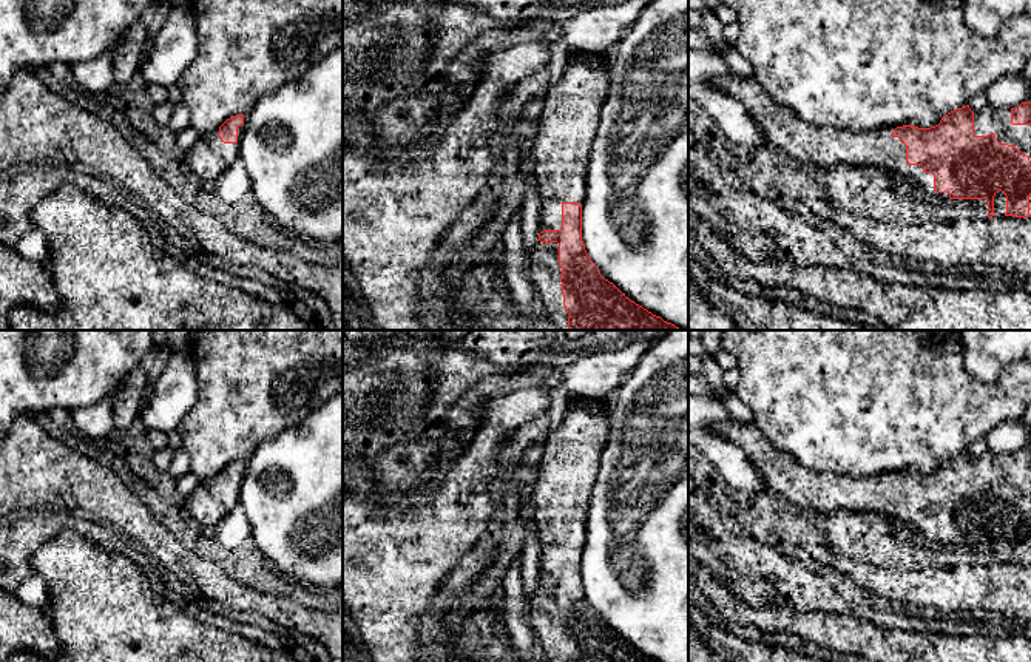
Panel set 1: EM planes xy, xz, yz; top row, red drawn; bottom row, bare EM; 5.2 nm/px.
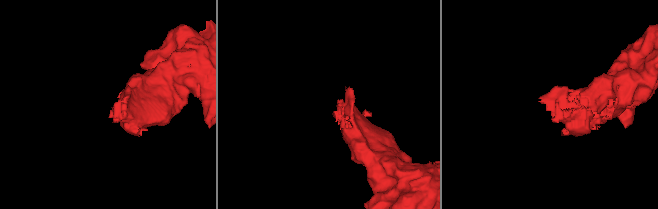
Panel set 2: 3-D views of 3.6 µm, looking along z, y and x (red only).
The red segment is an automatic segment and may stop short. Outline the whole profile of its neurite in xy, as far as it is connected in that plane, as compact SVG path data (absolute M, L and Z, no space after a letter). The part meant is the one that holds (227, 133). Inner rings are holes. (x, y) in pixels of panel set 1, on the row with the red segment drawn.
M236 114L227 119L211 134L201 136L187 151L187 165L190 173L202 181L218 177L239 157L239 145L245 122L247 114Z

